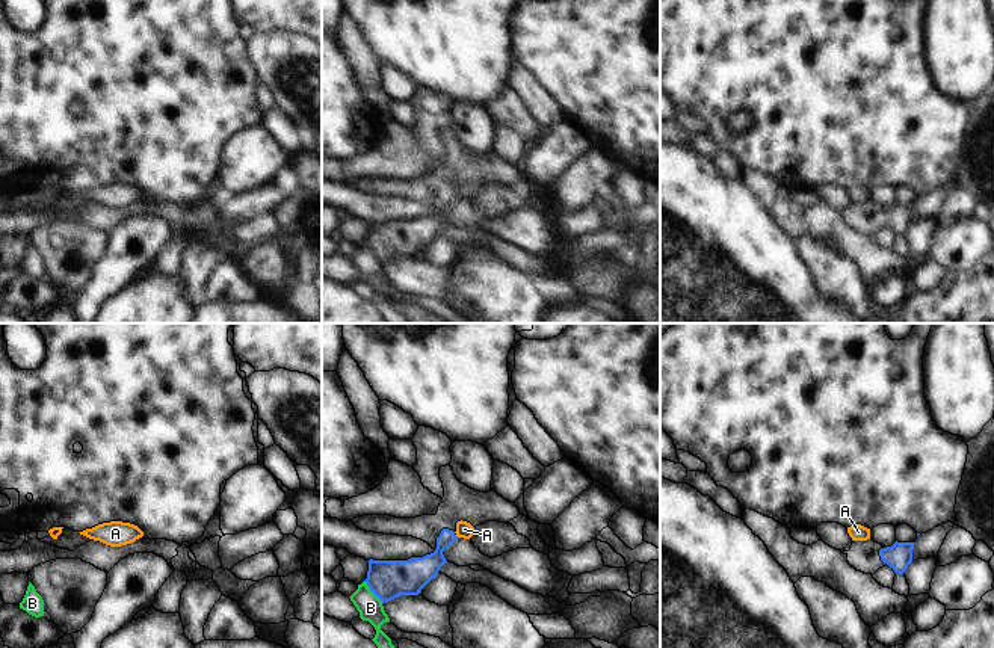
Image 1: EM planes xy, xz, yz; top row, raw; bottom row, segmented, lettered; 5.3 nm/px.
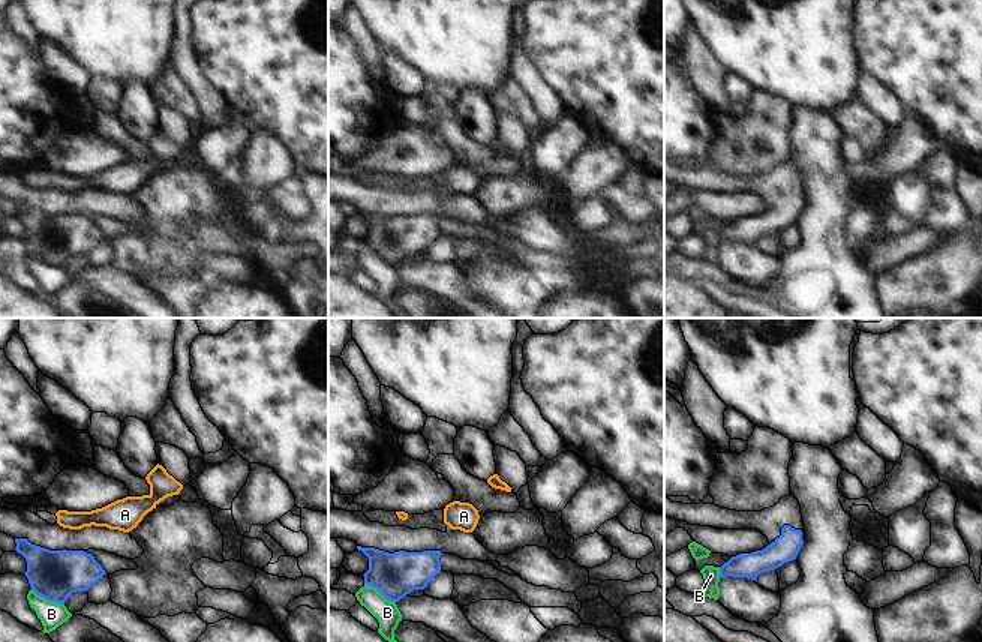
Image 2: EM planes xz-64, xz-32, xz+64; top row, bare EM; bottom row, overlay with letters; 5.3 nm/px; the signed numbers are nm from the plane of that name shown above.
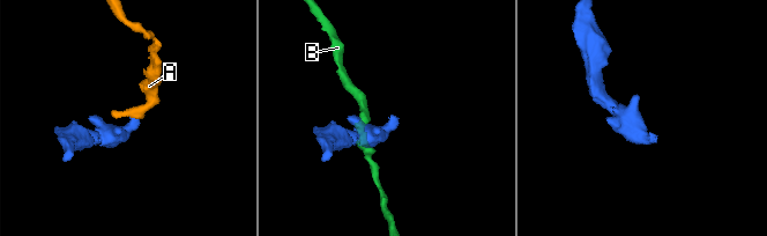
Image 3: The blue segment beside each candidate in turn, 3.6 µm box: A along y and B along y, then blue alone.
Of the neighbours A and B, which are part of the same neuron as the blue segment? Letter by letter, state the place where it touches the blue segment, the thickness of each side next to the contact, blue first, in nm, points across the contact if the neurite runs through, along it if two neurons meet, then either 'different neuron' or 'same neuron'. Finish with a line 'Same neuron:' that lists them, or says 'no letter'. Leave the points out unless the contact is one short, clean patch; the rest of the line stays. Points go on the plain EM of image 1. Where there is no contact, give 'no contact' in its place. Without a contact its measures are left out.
A: no contact; different neuron
B: meets blue in xz at (372, 253); 200 nm thick on the blue side, 130 nm on the other; different neuron
Same neuron: no letter

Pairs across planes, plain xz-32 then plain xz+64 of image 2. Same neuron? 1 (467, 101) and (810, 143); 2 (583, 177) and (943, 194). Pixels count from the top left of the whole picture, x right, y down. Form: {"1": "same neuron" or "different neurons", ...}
{"1": "same neuron", "2": "different neurons"}

